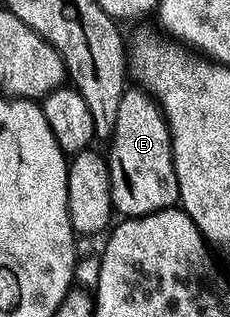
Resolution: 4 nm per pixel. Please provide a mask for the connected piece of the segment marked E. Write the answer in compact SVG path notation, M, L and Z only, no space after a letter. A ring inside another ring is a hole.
M128 88L120 96L120 112L116 112L116 128L108 146L112 204L119 215L142 218L157 210L169 210L179 201L170 129L151 94L141 88Z

